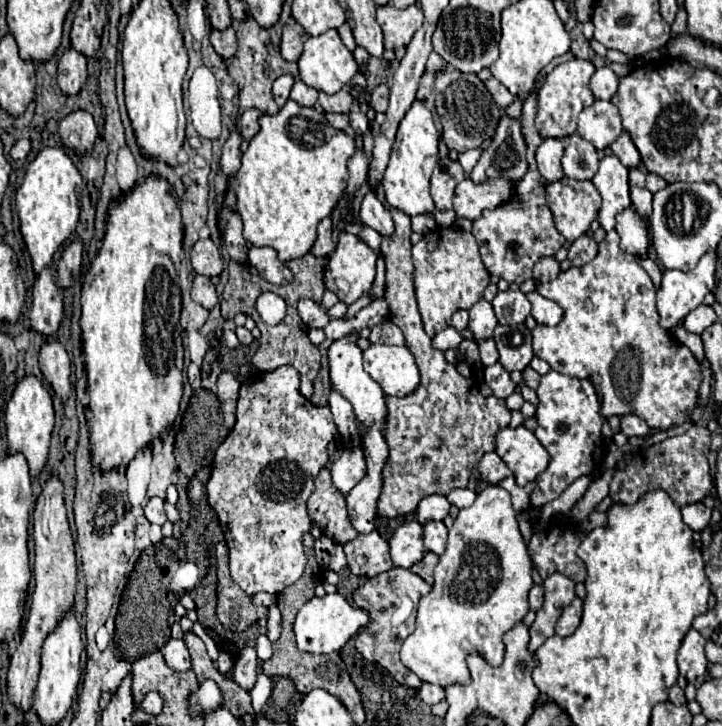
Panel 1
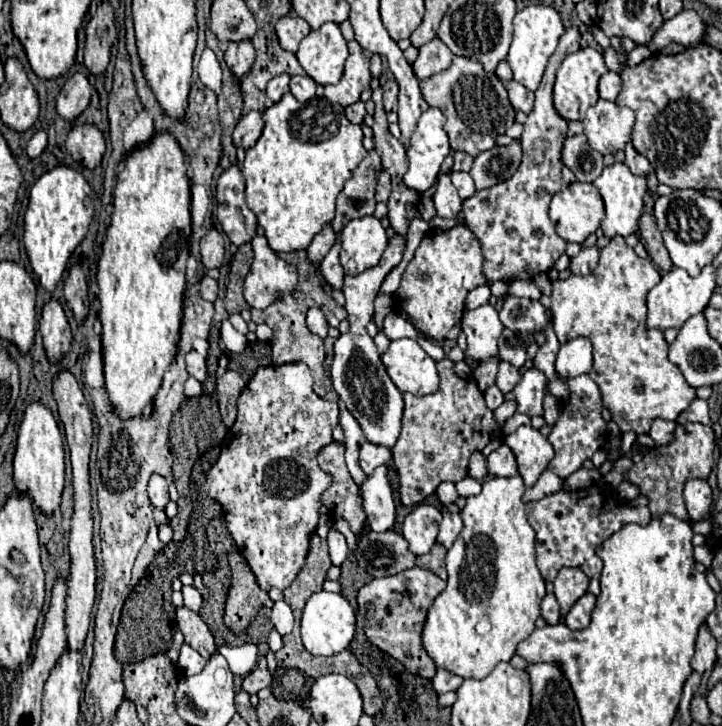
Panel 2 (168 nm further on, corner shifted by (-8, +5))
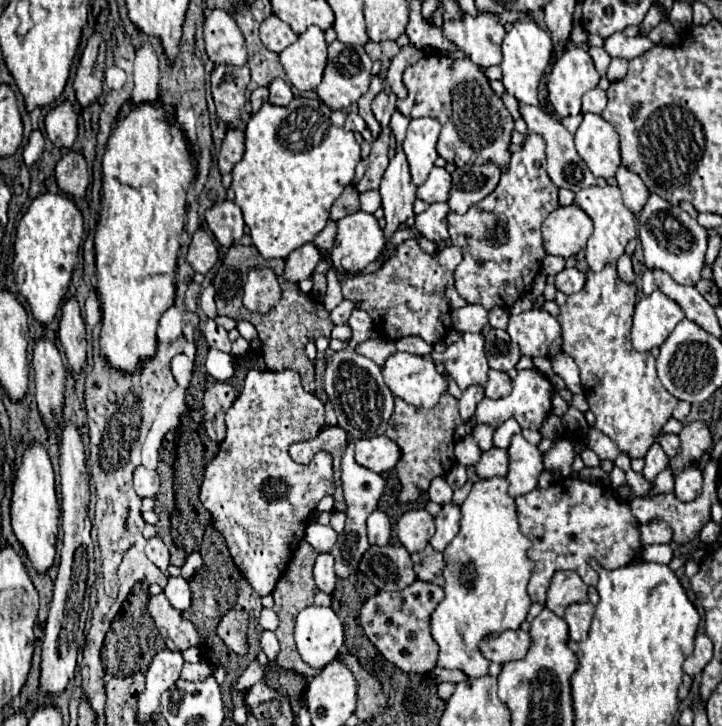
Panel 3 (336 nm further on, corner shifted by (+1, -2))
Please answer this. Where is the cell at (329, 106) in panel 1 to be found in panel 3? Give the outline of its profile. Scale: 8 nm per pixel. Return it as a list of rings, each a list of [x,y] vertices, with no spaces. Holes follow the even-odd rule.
[[[339,40],[329,44],[329,56],[327,56],[327,66],[323,72],[323,80],[317,86],[317,94],[319,98],[333,110],[341,110],[351,106],[353,102],[357,102],[369,88],[371,82],[371,66],[373,60],[367,56],[363,46],[357,44],[341,44]]]

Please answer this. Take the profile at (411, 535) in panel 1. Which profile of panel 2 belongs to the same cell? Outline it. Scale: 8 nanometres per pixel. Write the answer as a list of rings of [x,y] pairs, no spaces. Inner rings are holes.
[[[416,505],[410,515],[406,515],[404,519],[404,539],[408,541],[408,549],[414,555],[424,555],[430,553],[430,549],[436,543],[436,535],[438,535],[438,525],[442,521],[442,513],[432,507],[432,505]]]

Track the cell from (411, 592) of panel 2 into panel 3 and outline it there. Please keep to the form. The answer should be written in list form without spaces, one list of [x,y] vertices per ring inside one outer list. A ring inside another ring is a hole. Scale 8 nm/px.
[[[415,580],[409,588],[399,592],[377,592],[361,608],[361,626],[377,650],[403,672],[425,674],[437,664],[437,642],[431,636],[431,614],[445,598],[443,588]]]

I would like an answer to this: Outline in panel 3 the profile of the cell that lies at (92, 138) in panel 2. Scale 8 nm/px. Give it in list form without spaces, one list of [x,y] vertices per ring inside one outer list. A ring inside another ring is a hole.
[[[69,150],[55,168],[55,180],[57,180],[57,186],[67,196],[75,200],[83,198],[89,186],[89,174],[87,174],[87,164],[83,154]]]

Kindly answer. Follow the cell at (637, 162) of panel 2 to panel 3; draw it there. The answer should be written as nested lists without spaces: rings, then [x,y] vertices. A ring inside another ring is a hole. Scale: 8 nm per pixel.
[[[625,166],[619,168],[619,172],[617,172],[617,182],[619,182],[619,190],[621,190],[621,194],[623,194],[625,206],[637,216],[637,214],[641,212],[641,208],[645,206],[647,198],[649,198],[647,186],[643,184],[643,180],[641,180],[637,174],[629,172]]]

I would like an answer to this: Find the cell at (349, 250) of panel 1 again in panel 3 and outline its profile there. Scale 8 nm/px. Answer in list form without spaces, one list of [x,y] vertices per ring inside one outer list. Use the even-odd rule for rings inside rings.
[[[357,210],[337,222],[337,236],[333,242],[331,258],[335,268],[339,268],[341,258],[349,256],[353,260],[353,270],[361,272],[377,260],[383,248],[385,234],[377,218],[369,212]]]

